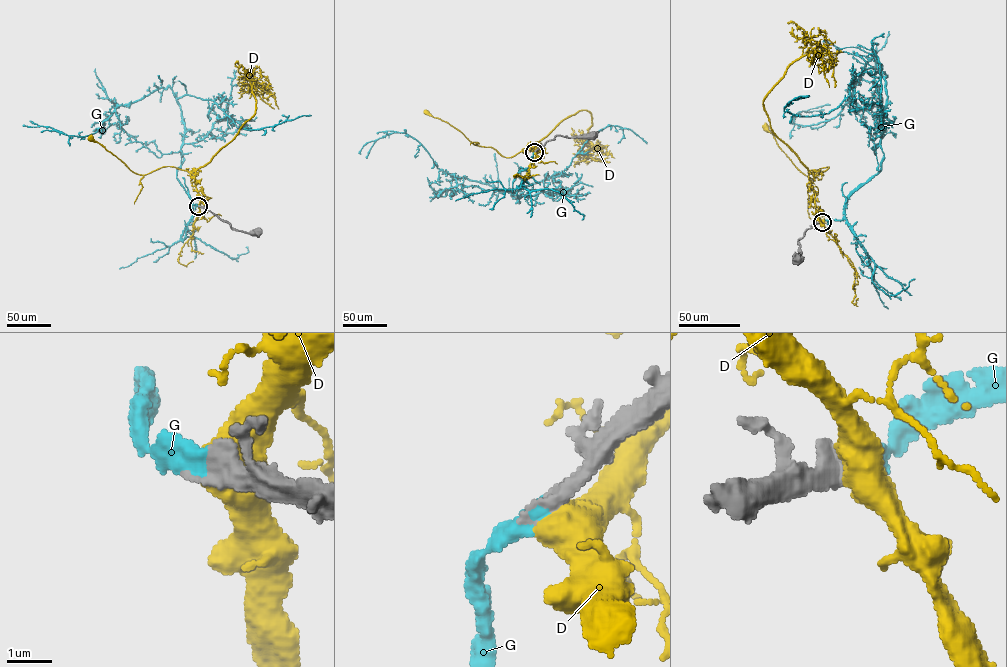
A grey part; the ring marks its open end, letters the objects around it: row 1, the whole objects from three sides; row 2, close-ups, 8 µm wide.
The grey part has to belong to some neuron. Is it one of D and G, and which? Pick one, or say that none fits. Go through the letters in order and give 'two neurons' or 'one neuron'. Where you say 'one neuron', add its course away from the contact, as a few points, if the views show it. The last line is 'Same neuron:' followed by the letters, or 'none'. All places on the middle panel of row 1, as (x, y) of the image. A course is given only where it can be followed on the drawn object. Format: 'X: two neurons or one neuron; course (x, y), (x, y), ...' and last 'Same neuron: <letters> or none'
D: two neurons
G: one neuron; course (534, 152), (529, 166), (513, 183), (518, 200), (486, 183), (446, 174), (405, 133), (367, 142), (360, 154)
Same neuron: G

